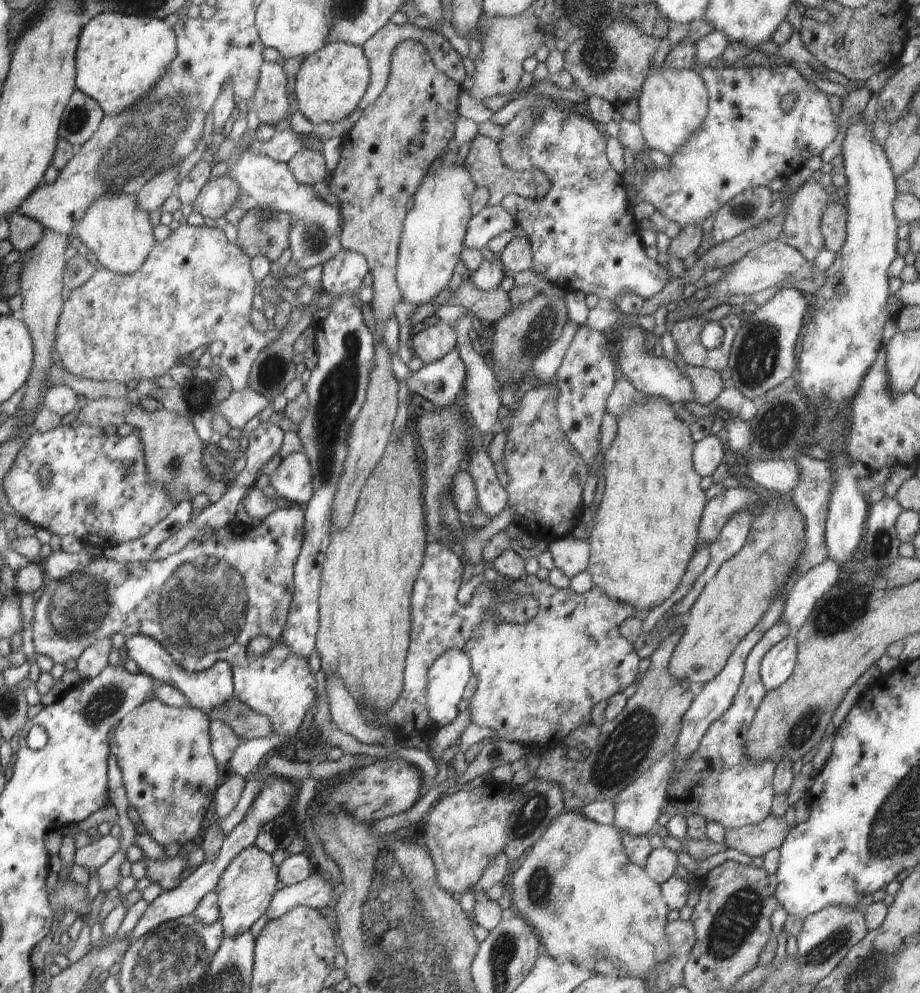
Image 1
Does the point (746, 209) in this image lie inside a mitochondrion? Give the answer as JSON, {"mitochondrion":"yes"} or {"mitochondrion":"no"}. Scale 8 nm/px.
{"mitochondrion":"yes"}

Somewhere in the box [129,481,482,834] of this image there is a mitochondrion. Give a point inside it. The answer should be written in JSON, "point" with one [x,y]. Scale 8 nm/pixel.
{"point":[201,604]}

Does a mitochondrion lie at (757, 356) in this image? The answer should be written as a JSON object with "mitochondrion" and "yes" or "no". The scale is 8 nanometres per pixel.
{"mitochondrion":"yes"}

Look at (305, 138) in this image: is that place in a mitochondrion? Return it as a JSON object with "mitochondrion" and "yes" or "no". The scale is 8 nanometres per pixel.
{"mitochondrion":"no"}

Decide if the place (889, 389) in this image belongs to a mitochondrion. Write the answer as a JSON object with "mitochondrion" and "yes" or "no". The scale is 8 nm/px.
{"mitochondrion":"no"}

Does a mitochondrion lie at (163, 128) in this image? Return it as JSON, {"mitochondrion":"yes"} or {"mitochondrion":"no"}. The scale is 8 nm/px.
{"mitochondrion":"yes"}

